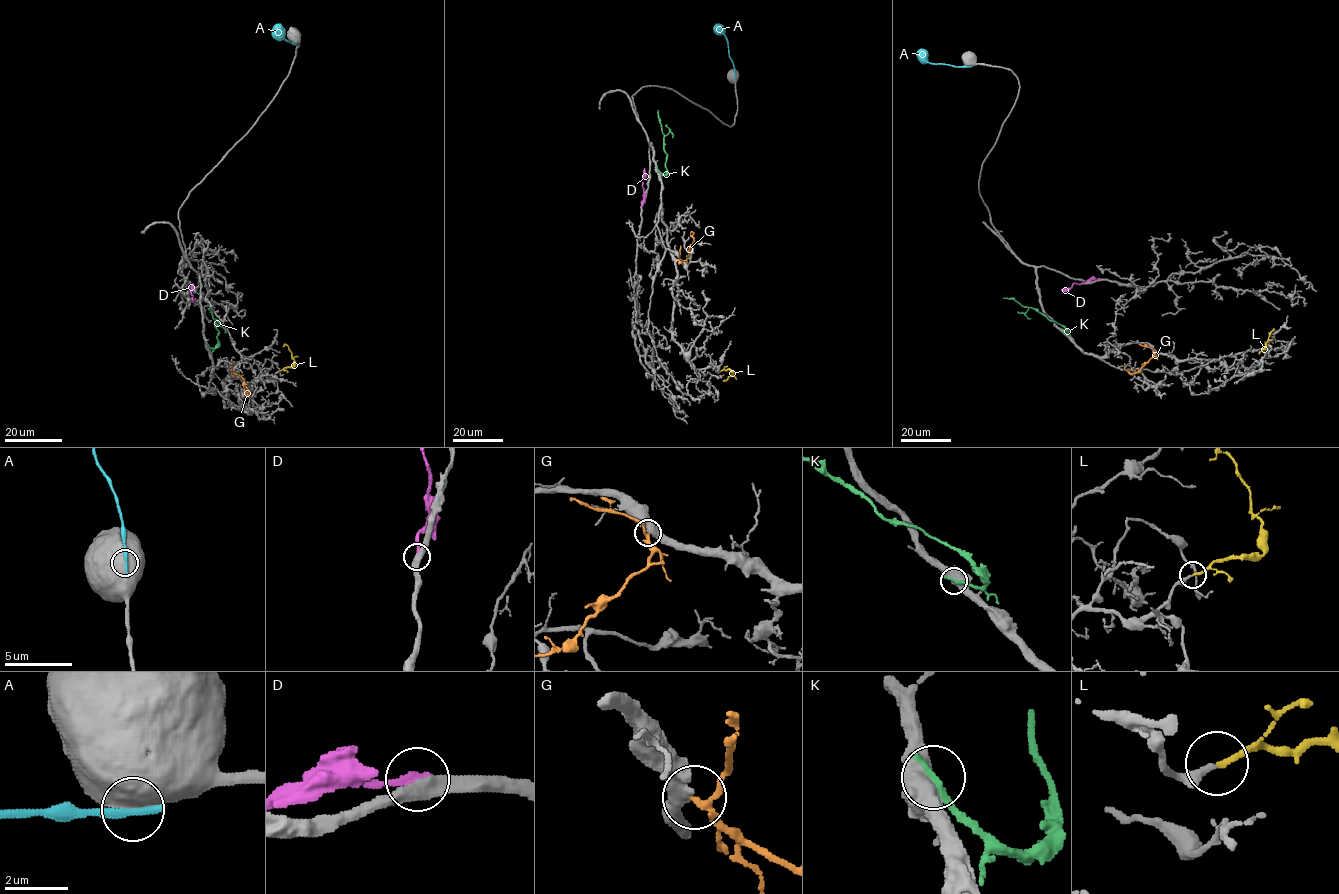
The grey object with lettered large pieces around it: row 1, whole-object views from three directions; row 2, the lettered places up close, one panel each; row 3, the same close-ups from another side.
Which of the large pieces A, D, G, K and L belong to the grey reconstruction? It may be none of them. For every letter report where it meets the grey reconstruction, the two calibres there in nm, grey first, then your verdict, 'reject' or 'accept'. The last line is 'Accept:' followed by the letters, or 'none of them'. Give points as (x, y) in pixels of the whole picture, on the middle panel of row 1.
A: meets grey at (735, 76); 700 nm thick on the grey side, 360 nm on the other; reject
D: meets grey at (641, 206); 440 nm thick on the grey side, 280 nm on the other; reject
G: meets grey at (677, 260); 360 nm thick on the grey side, 200 nm on the other; accept
K: meets grey at (657, 169); 600 nm thick on the grey side, 260 nm on the other; reject
L: meets grey at (720, 371); 280 nm thick on the grey side, 190 nm on the other; accept
Accept: G, L

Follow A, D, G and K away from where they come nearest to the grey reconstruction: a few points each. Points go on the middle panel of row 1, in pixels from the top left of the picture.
A: (735, 76), (727, 37), (716, 25)
D: (641, 206), (645, 168)
G: (677, 260), (685, 261), (689, 256), (693, 238), (692, 232), (690, 233)
K: (657, 168), (666, 174), (667, 155), (658, 110)

